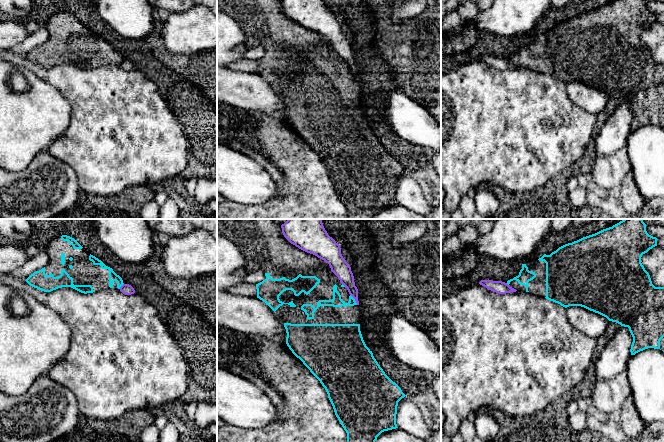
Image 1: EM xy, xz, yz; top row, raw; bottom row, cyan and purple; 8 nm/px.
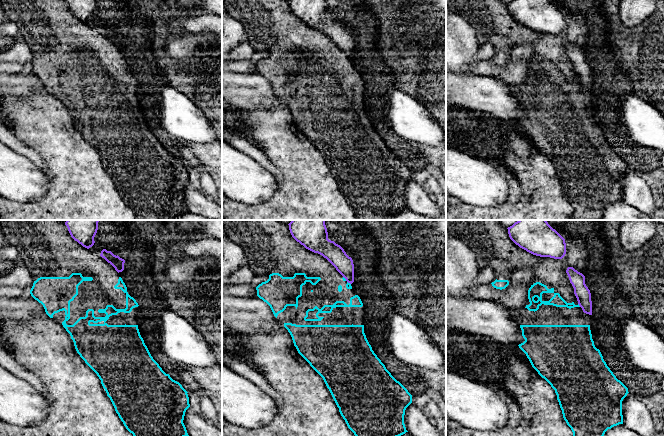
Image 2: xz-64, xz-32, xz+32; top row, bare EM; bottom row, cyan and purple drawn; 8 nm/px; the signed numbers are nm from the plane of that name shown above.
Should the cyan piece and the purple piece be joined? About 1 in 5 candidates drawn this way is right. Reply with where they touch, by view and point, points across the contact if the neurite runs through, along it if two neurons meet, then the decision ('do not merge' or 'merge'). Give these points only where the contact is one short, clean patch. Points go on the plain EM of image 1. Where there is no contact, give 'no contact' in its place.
contact xz (354, 75); do not merge

